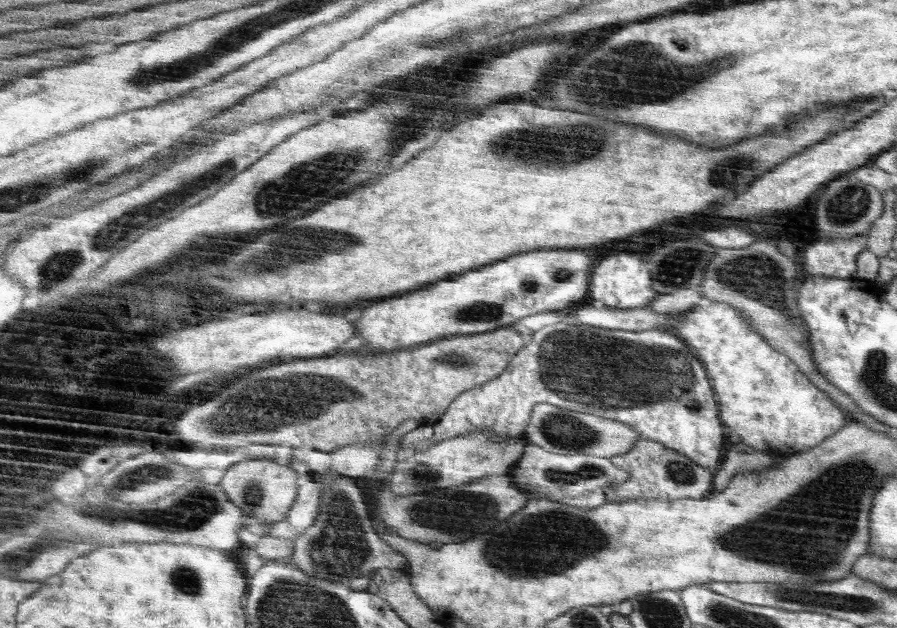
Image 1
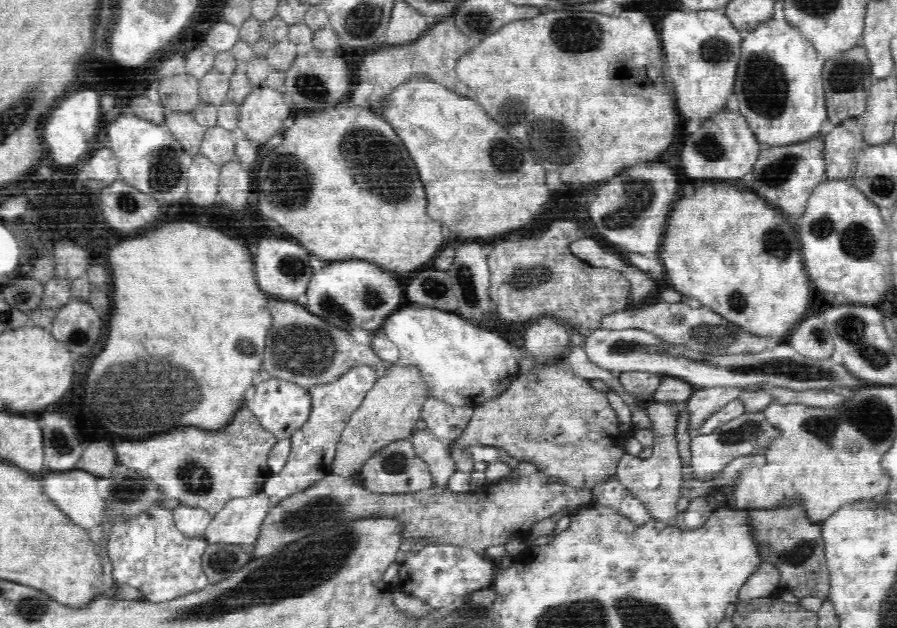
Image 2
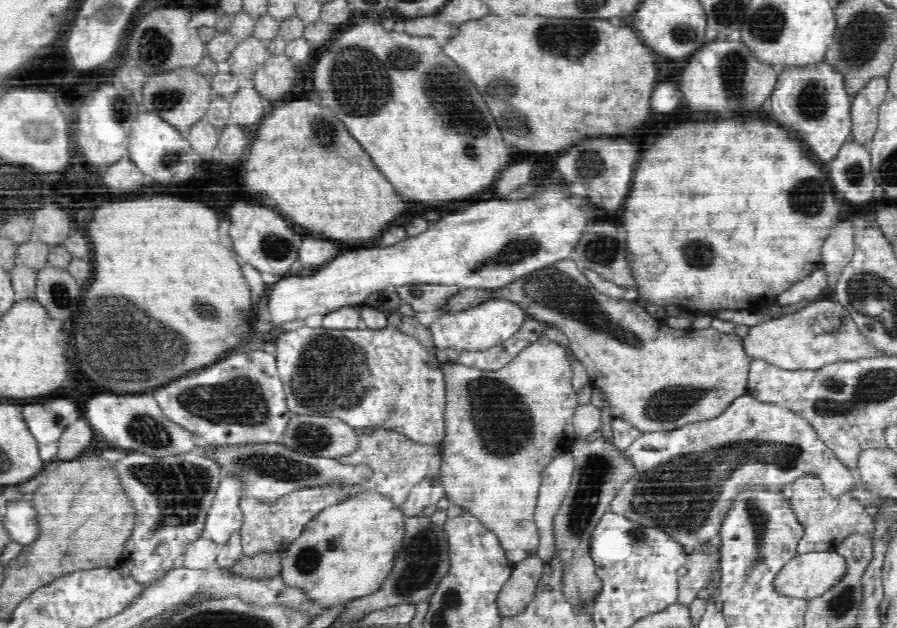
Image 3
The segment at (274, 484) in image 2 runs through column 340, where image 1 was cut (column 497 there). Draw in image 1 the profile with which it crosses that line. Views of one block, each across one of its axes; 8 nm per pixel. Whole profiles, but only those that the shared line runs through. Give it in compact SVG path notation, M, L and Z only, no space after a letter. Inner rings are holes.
M553 324L532 333L525 348L518 351L505 372L481 387L460 396L433 426L433 435L427 438L418 451L455 436L480 432L493 439L524 438L532 420L533 409L541 403L583 414L605 417L628 424L642 437L664 444L666 449L684 453L704 469L717 471L722 448L722 424L714 400L712 381L705 366L698 362L694 352L681 338L666 329L649 331L619 331L580 324Z

